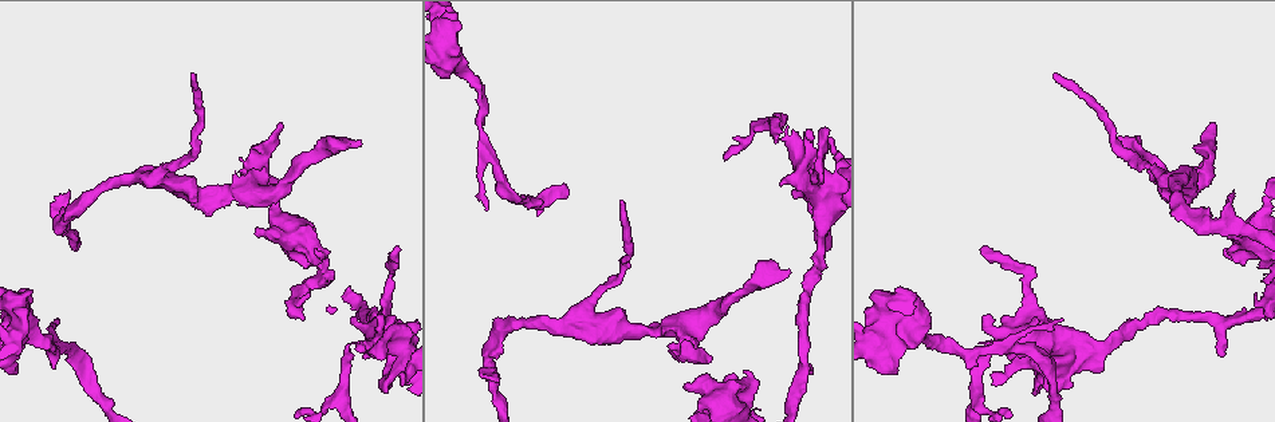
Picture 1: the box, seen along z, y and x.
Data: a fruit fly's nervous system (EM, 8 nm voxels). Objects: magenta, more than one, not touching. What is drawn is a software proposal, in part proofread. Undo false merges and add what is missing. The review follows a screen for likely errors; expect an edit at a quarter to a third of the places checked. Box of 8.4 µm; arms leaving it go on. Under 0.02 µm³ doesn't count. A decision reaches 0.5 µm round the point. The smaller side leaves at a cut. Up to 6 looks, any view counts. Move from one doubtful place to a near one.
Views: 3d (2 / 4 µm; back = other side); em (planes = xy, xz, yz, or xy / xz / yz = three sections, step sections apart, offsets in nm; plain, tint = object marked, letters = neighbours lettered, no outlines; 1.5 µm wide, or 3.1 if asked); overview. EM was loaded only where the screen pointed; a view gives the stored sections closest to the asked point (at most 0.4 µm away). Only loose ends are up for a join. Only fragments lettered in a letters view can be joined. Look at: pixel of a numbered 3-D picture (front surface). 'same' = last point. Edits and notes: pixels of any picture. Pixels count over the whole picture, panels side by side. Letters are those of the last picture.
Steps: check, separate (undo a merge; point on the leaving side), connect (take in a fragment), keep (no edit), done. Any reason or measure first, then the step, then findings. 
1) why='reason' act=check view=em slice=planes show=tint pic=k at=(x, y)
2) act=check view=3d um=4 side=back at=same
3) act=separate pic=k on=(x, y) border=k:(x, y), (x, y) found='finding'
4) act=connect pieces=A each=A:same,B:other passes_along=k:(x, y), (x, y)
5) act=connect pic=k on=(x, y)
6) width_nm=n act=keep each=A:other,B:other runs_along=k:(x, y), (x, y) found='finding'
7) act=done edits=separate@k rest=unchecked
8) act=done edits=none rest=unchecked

why='calibre changes' act=check view=em slice=yz step=8 show=tint pic=1 at=(737, 385)

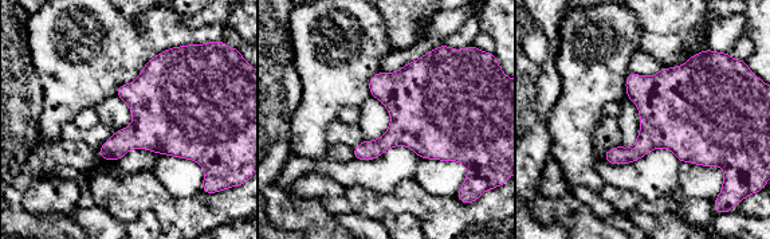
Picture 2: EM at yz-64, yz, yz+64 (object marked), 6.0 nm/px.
act=check view=em slice=planes show=letters at=same

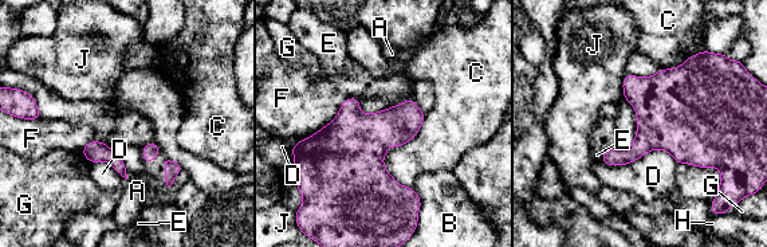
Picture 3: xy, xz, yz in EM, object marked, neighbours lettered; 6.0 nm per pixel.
act=keep each=A:other,B:other,C:other,D:other,E:other,F:other,G:other,H:other,J:other border=3:(361, 98), (295, 142) found='continuous, no second neuron'

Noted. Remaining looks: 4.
why='free end' act=check view=em slice=planes show=letters pic=1 at=(283, 125)

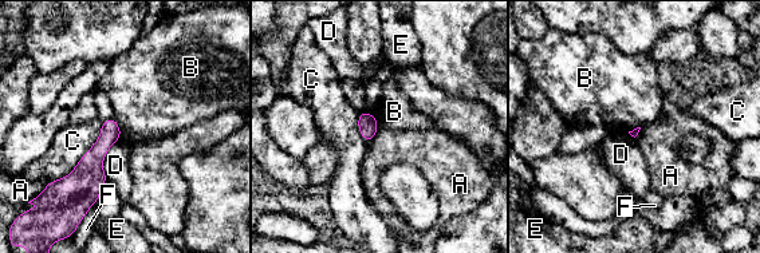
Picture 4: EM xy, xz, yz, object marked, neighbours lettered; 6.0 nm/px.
act=keep each=A:other,B:other,C:other,D:other,E:other,F:other border=4:(113, 118), (122, 131) found='none of them fits'

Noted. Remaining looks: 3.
why='free end' act=check view=3d um=2 pic=1 at=(811, 368)

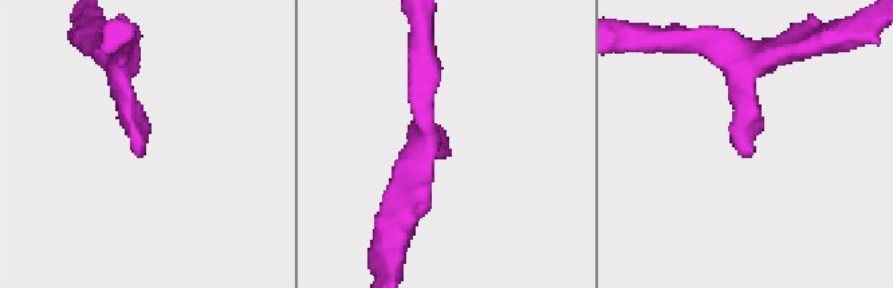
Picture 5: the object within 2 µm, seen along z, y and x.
why='shape alone is not enough' act=check view=em slice=xy step=4 show=tint pic=5 at=(141, 156)

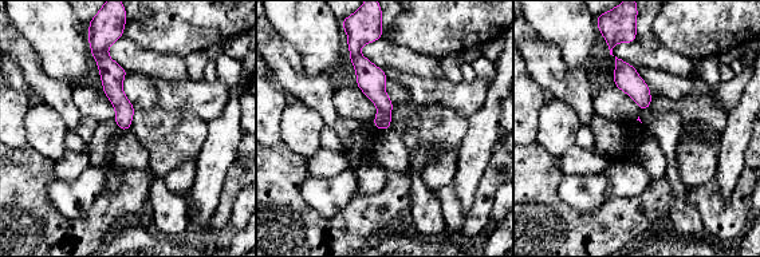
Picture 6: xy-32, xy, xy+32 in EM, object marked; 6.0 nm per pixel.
act=check view=em slice=planes show=letters at=same

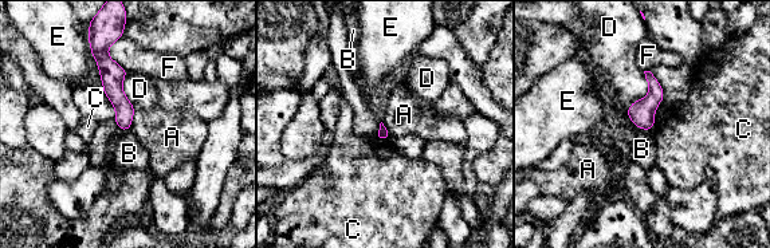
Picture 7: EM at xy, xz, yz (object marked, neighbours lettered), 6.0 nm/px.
act=keep each=A:other,B:other,C:other,D:other,E:other,F:other runs_along=7:(99, 54), (112, 74), (126, 126) found='no lettered fragment goes on from it'

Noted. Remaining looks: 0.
act=done edits=none rest=unchecked

